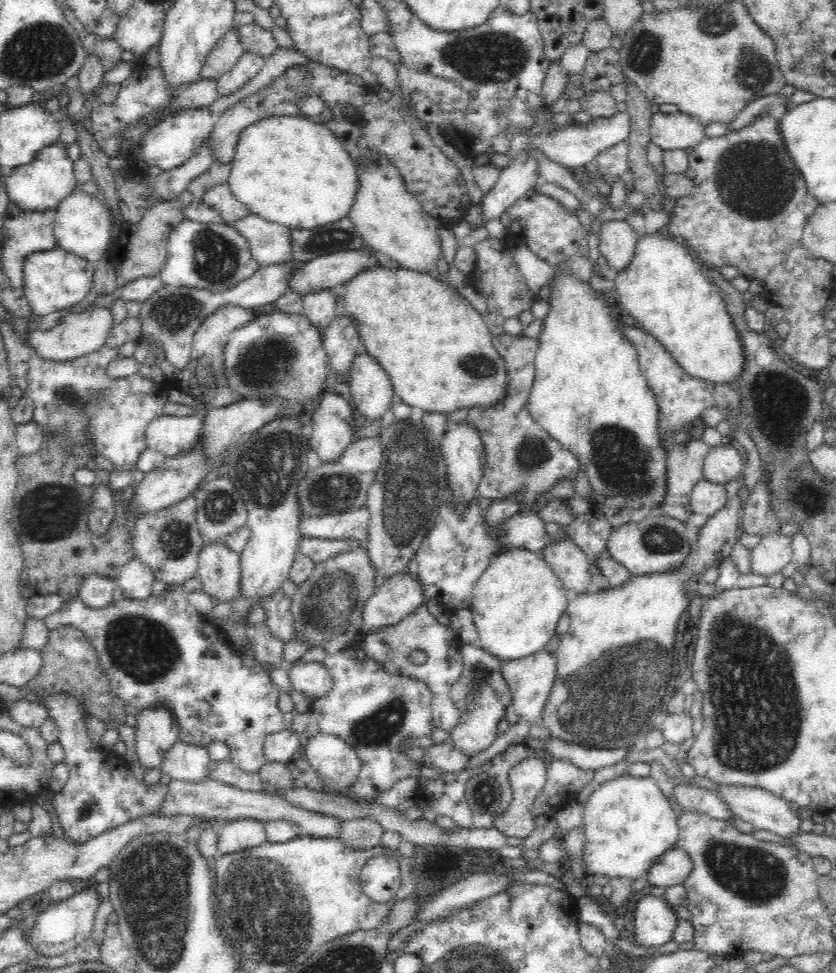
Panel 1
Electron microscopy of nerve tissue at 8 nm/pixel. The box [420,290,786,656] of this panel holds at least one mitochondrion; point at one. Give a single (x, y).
(623, 463)

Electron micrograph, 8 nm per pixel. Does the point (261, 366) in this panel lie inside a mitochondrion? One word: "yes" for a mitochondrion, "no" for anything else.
yes

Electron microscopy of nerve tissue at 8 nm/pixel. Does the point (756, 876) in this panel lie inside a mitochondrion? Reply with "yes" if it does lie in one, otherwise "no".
yes

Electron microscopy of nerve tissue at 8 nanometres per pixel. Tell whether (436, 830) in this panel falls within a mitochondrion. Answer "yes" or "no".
no

